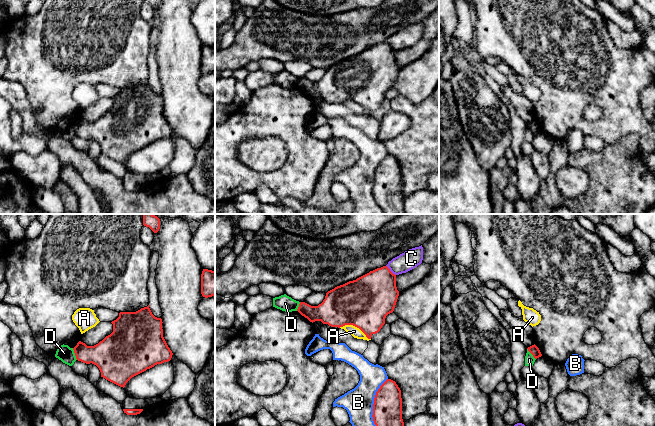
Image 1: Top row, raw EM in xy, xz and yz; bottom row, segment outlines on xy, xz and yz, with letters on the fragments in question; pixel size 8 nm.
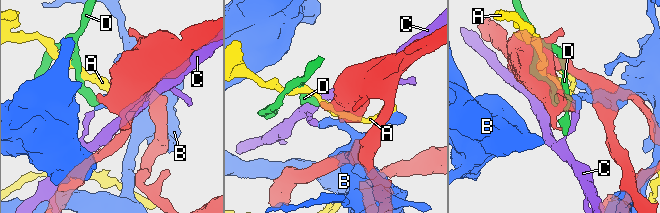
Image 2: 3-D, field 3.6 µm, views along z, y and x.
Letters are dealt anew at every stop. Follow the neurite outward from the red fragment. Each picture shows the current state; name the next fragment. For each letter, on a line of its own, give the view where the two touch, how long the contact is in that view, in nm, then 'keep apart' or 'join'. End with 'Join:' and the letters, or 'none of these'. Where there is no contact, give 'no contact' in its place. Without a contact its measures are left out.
A: xz | 280 nm | keep apart
B: xz | 400 nm | keep apart
C: xz | 120 nm | keep apart
D: xy | 100 nm | keep apart
Join: none of these

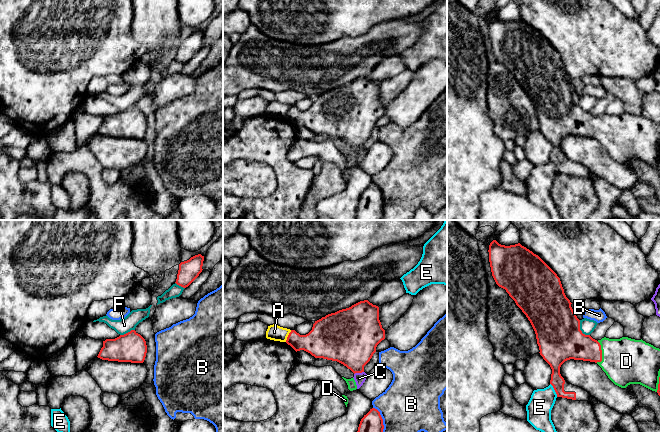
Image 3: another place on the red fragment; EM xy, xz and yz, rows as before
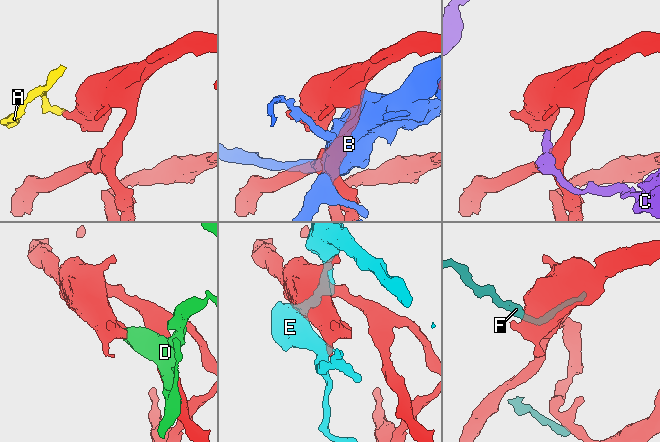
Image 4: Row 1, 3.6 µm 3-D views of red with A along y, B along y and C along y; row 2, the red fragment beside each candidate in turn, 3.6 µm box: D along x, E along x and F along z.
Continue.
A: xz | 110 nm | keep apart
B: xz | 220 nm | keep apart
C: xz | 80 nm | keep apart
D: yz | 180 nm | join
E: yz | 130 nm | keep apart
F: yz | 150 nm | keep apart
Join: D

